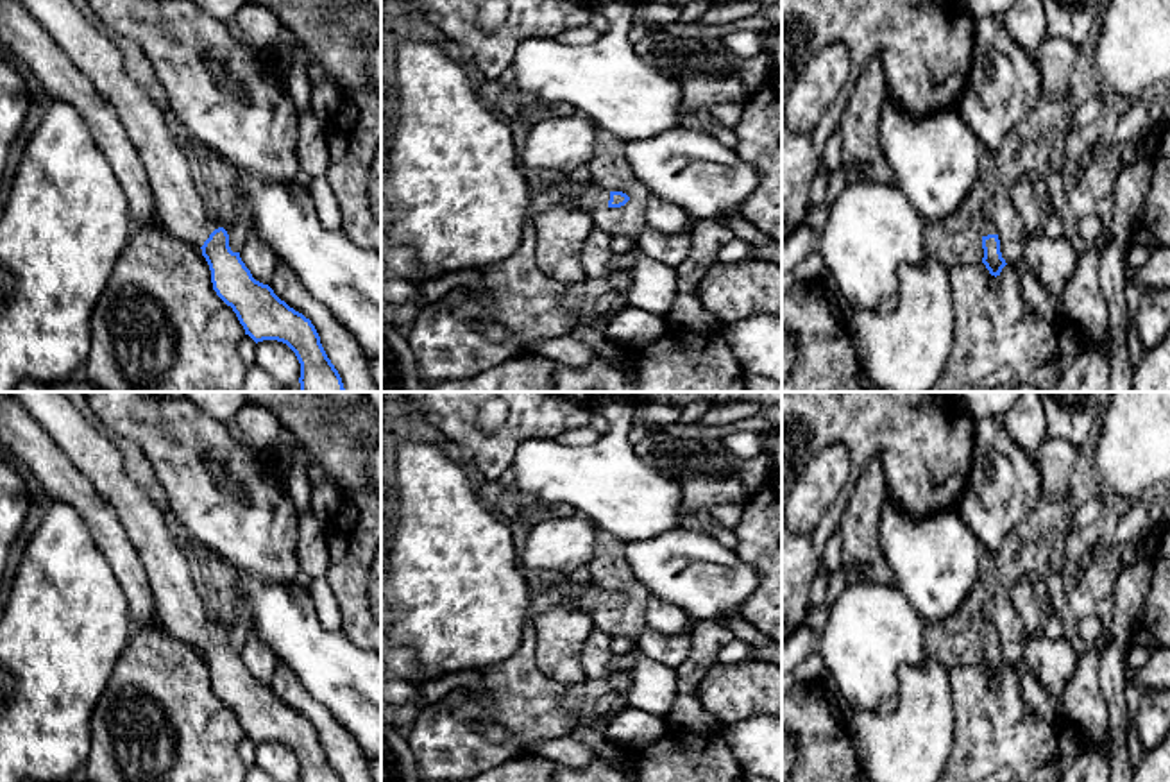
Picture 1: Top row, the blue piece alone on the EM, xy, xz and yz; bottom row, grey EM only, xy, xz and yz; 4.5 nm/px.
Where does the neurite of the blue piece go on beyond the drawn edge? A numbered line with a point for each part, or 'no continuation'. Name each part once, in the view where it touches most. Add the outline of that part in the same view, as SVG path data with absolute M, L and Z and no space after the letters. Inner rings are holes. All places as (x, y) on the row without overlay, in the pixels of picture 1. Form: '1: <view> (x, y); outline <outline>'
1: xy (181, 612); outline M63 392L13 394L114 508L143 560L161 628L202 648L222 626L209 619L184 548L168 530L165 514L125 474L114 438L95 428Z

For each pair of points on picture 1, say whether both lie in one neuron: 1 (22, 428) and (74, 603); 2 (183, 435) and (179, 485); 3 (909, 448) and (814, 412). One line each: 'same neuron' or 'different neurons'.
1: different neurons
2: same neuron
3: same neuron

